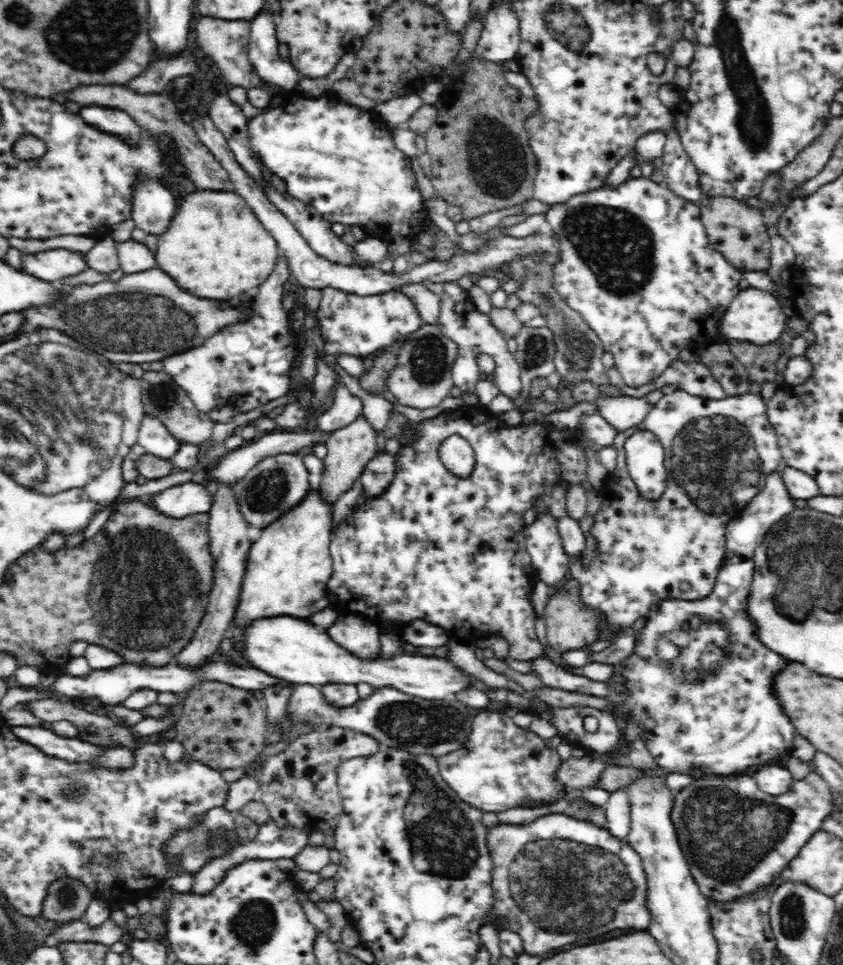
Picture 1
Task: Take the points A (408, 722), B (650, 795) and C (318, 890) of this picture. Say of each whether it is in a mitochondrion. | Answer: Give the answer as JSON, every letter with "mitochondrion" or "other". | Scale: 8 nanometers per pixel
{"A":"mitochondrion","B":"mitochondrion","C":"other"}

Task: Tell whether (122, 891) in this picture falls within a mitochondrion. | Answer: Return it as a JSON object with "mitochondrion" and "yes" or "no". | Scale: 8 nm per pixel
{"mitochondrion":"no"}

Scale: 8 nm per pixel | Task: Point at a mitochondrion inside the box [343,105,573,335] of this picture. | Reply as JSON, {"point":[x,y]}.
{"point":[500,178]}

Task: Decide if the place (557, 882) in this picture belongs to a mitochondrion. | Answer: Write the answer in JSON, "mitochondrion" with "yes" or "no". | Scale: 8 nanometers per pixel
{"mitochondrion":"yes"}

